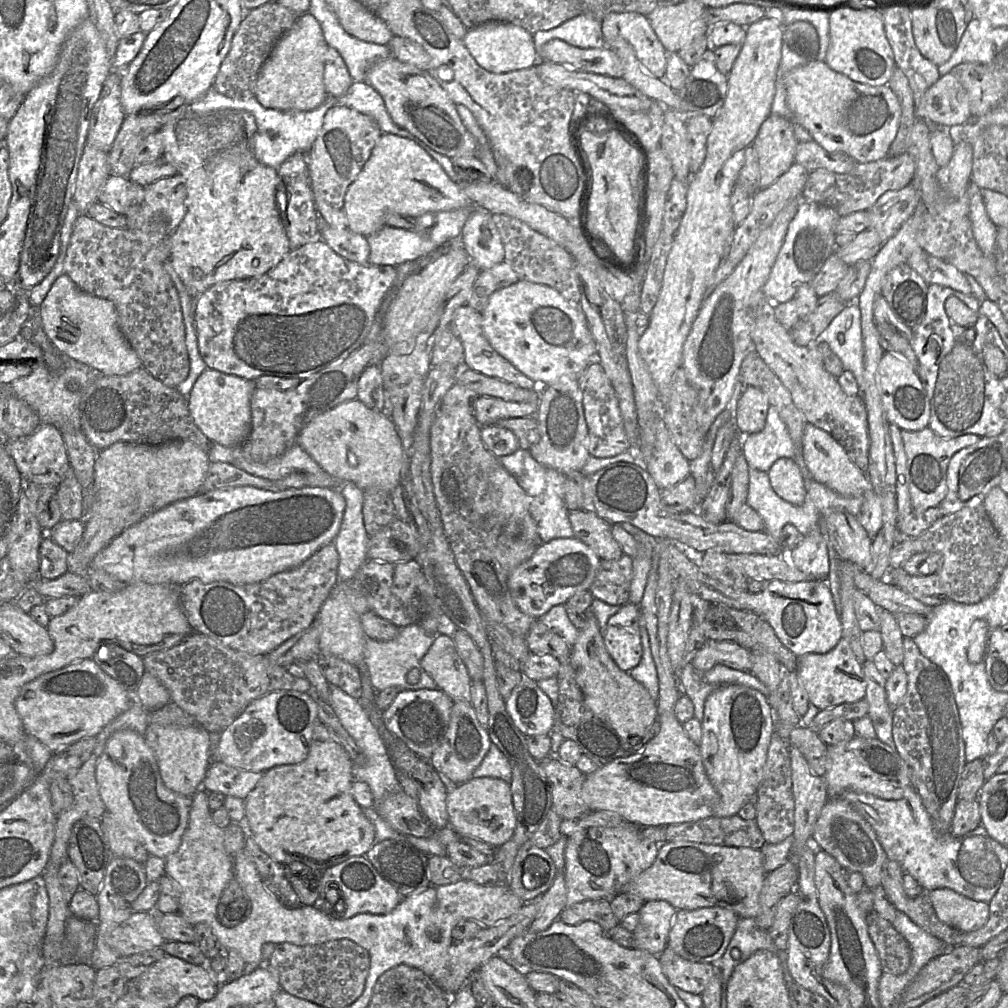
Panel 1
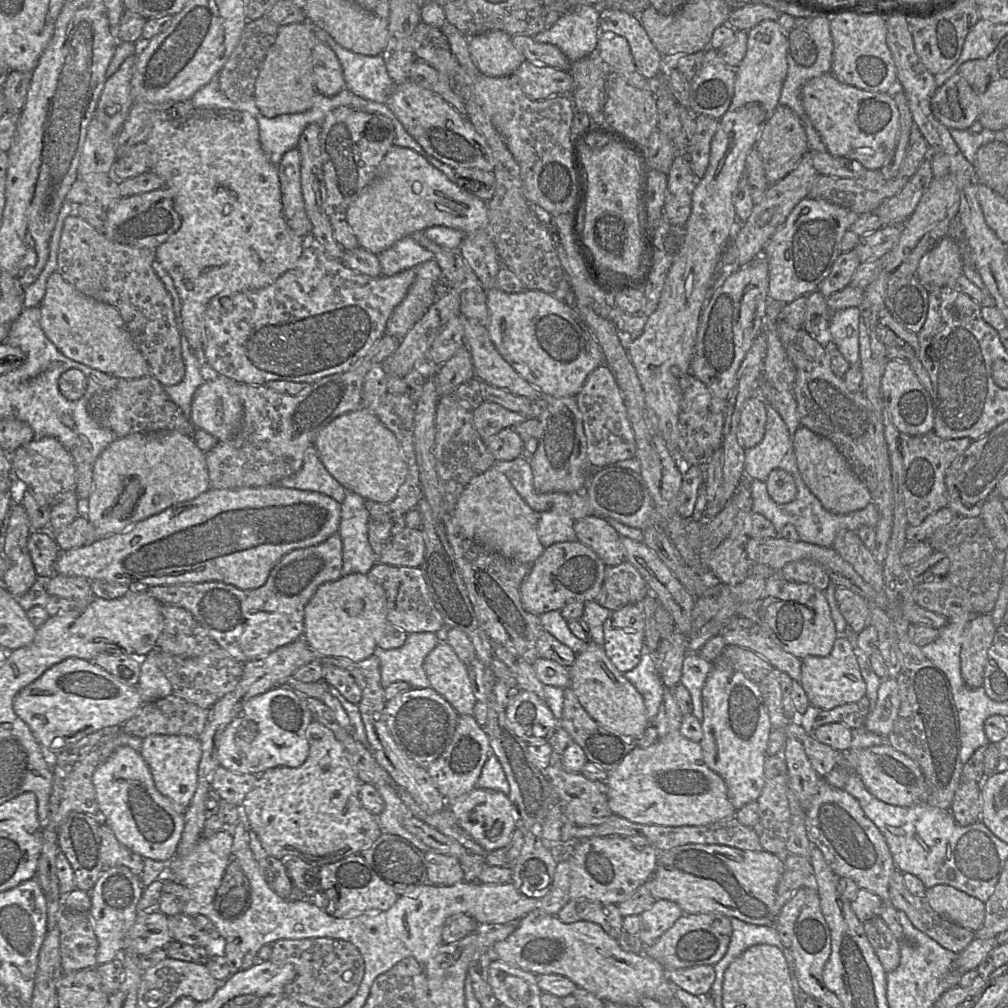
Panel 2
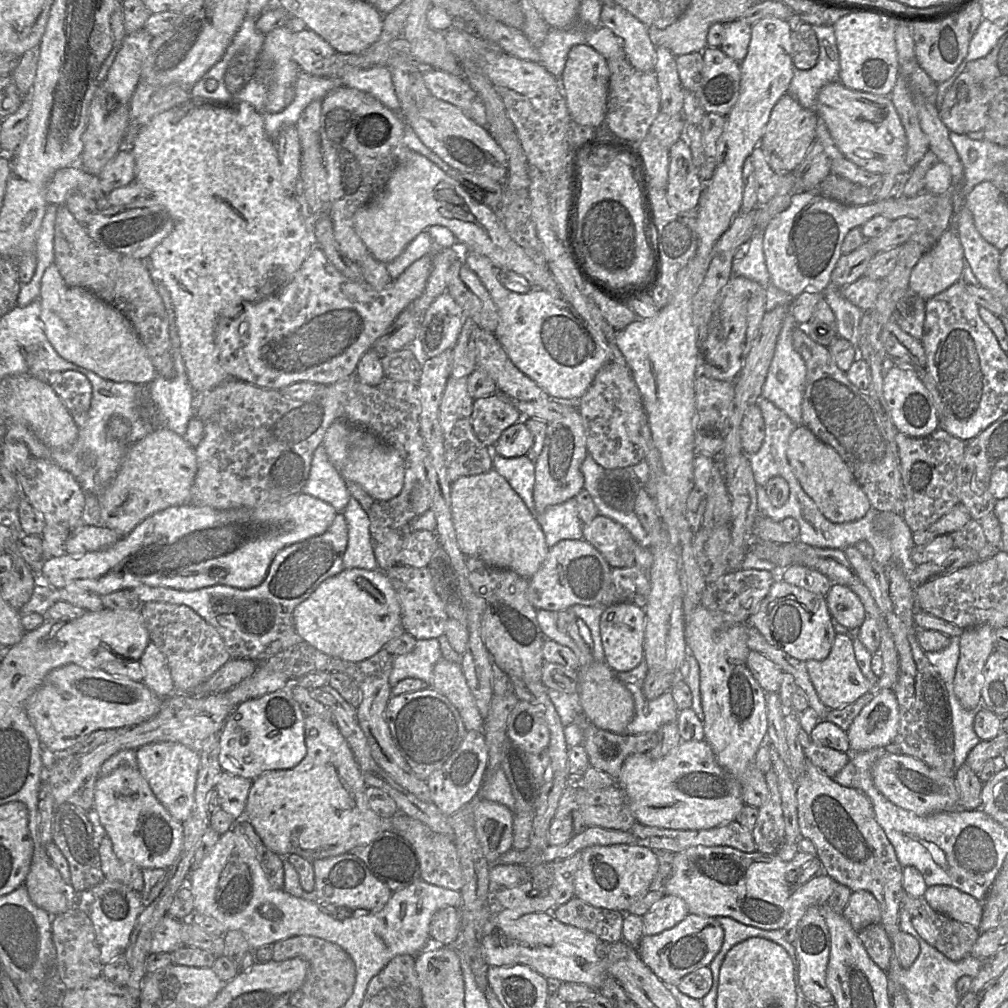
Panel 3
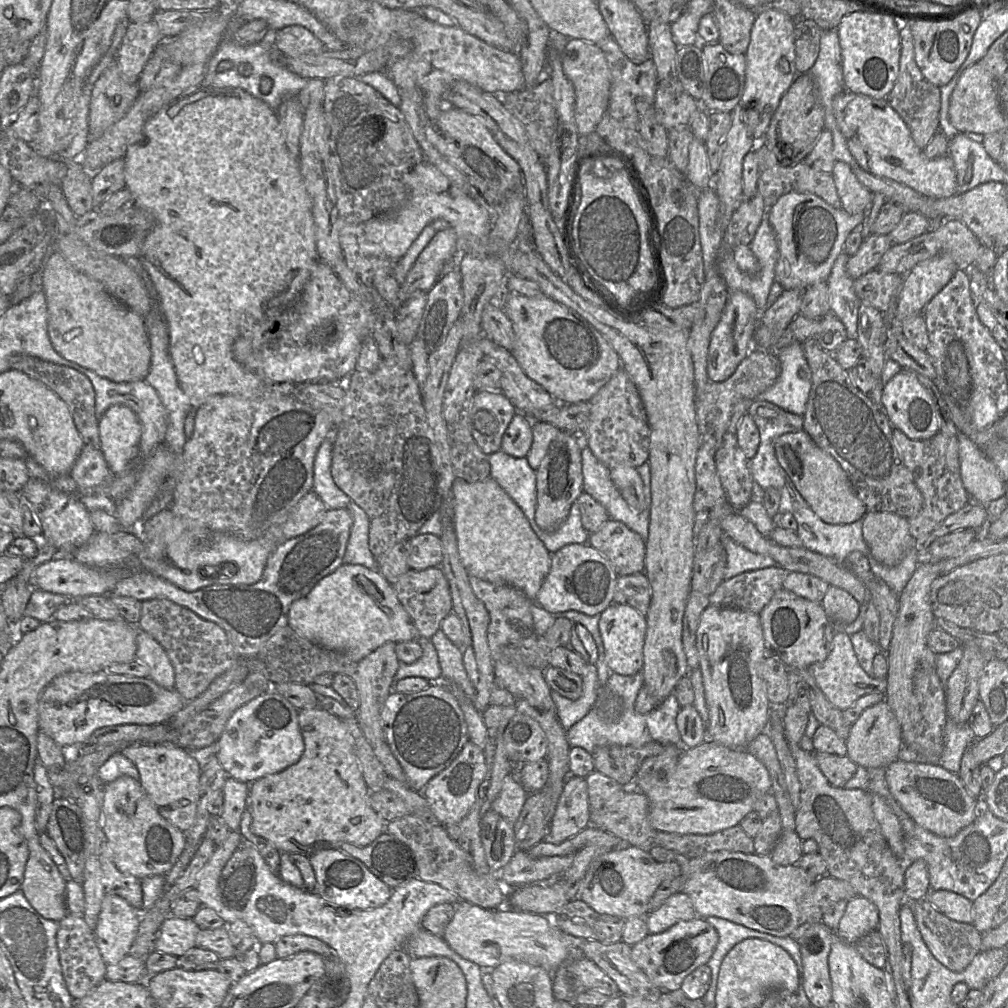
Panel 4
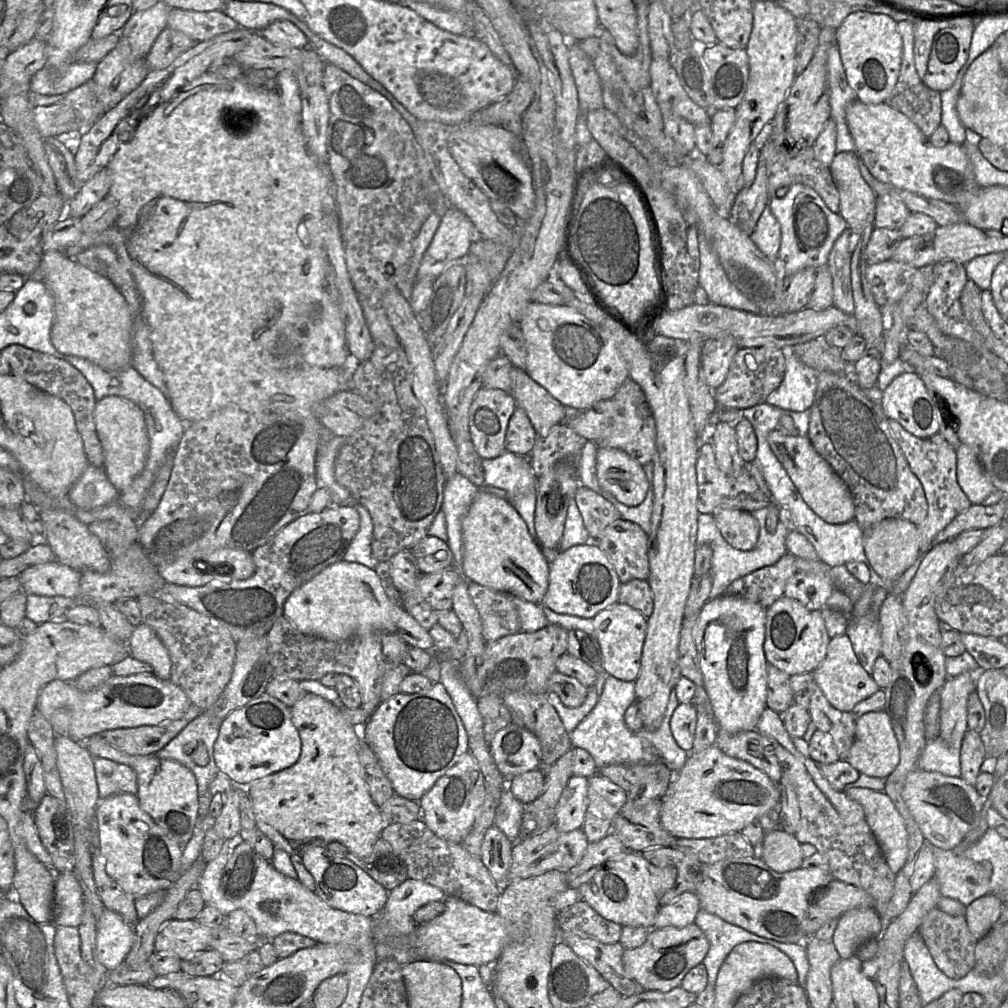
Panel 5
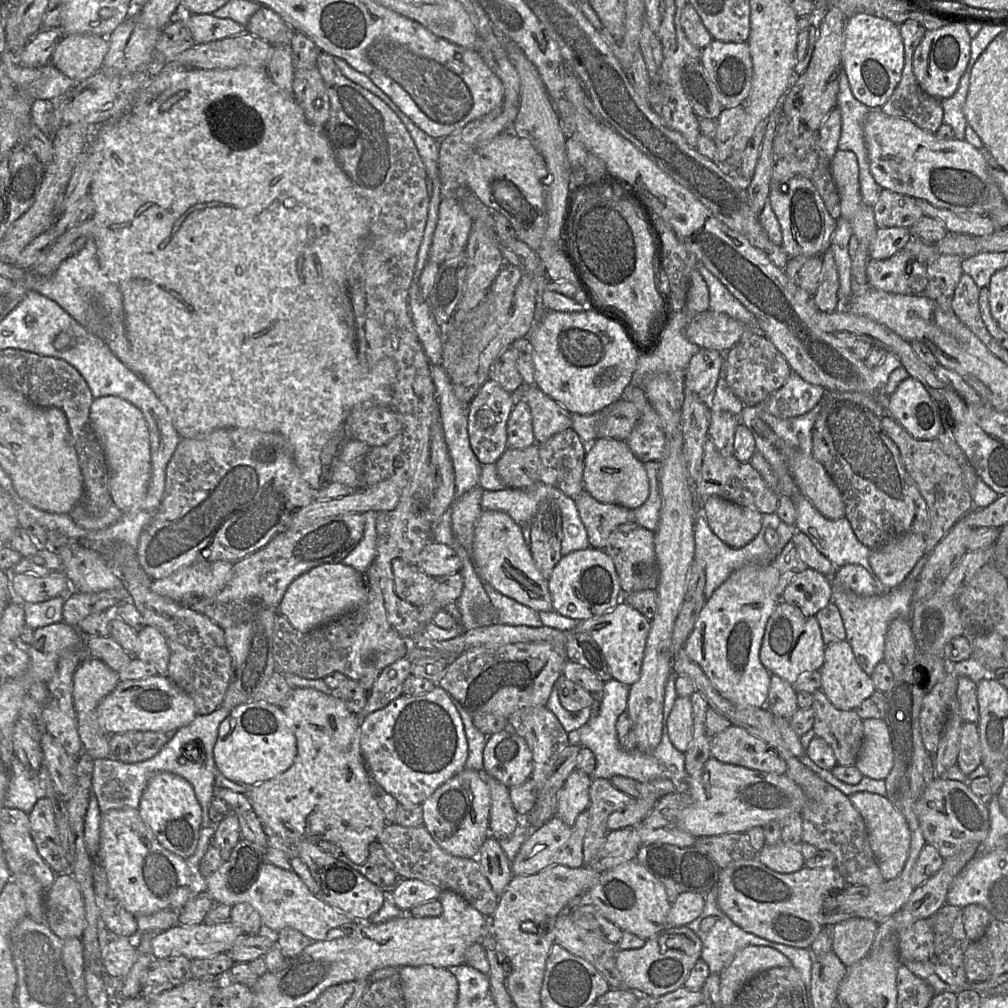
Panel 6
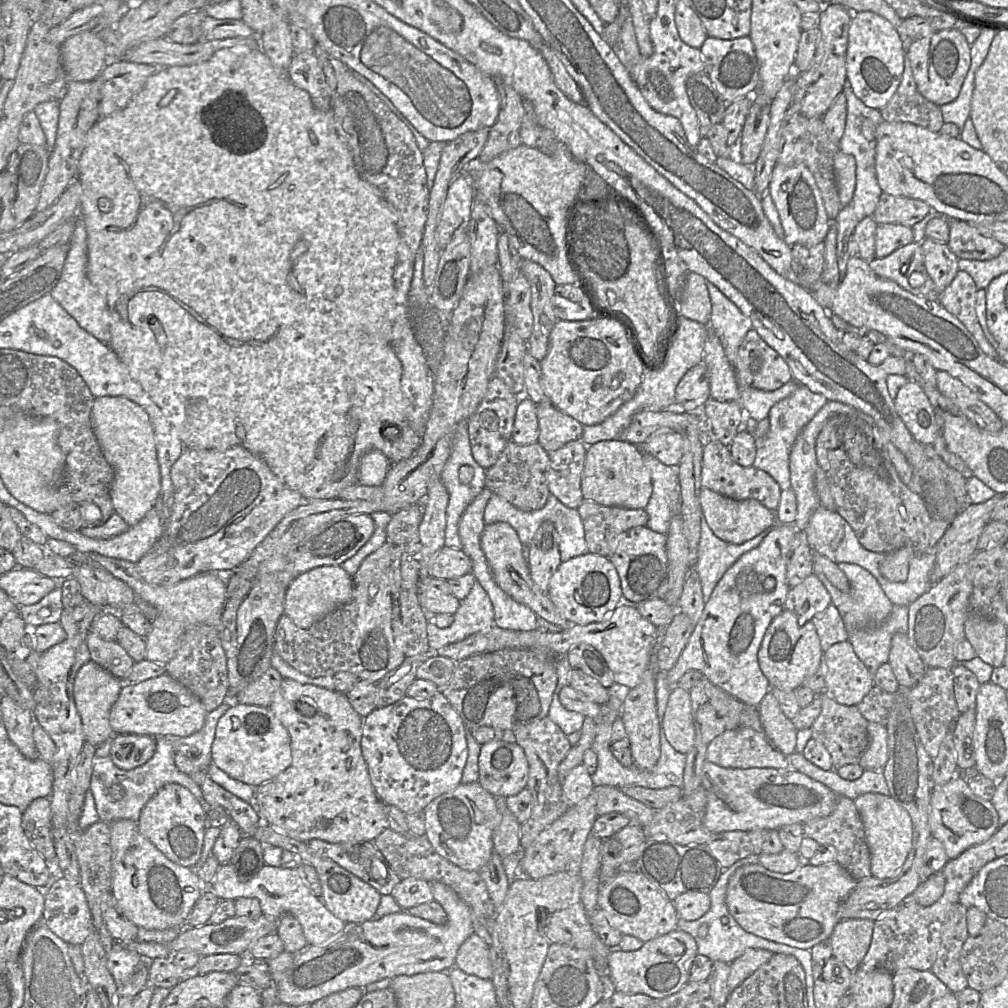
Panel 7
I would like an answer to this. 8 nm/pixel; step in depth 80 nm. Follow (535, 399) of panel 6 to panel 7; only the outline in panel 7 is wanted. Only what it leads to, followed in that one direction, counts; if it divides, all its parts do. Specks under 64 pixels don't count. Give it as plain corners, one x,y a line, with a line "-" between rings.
550,401
536,405
536,415
537,442
547,453
558,450
570,441
581,439
583,426
559,411

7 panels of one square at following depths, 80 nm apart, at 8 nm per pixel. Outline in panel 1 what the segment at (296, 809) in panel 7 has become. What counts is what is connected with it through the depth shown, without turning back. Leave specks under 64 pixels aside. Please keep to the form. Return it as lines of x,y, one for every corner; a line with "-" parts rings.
322,723
313,727
307,758
299,764
279,765
264,772
262,779
244,799
248,836
274,861
288,865
301,862
323,871
352,857
365,856
376,841
375,828
352,794
353,763
342,744

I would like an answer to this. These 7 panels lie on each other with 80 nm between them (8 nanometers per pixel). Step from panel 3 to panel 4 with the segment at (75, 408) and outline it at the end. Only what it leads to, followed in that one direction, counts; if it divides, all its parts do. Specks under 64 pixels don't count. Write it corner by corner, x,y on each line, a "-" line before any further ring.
13,355
9,361
11,369
21,371
31,378
41,381
55,392
68,406
84,444
95,448
100,447
98,418
95,414
95,392
91,382
84,374
71,367
44,361
29,355

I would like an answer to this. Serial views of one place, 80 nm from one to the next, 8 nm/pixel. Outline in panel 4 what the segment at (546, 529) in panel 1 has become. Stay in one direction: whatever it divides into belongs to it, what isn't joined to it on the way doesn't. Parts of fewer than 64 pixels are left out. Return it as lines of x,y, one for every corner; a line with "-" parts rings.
575,502
571,505
566,519
556,531
543,531
537,524
532,527
551,554
568,544
586,544
589,538
588,532
582,526
578,505

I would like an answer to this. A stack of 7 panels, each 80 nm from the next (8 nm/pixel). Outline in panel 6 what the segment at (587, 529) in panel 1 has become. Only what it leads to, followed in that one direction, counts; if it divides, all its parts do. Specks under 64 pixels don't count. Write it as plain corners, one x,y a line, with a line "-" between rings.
633,522
618,526
608,537
604,551
615,565
623,594
641,590
656,590
660,569
655,554
654,536
654,532

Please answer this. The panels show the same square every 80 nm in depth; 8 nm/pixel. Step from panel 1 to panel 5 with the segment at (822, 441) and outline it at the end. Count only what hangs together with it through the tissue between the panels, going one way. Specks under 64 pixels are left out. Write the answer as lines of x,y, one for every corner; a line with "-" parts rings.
771,431
767,436
767,441
804,501
821,519
830,524
854,520
855,505
849,488
815,450
808,437
786,436
778,431

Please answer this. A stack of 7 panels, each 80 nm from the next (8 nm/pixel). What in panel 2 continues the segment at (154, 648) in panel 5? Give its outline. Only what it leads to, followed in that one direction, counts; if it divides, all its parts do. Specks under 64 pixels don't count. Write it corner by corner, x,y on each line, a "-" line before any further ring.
153,649
145,656
141,664
137,686
144,704
174,694
171,683
157,666
157,656
160,653
159,649

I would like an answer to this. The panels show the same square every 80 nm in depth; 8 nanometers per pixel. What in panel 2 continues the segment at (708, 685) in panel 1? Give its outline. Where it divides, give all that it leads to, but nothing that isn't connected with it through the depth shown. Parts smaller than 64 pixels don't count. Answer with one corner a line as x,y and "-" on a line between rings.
688,652
683,662
680,683
690,692
693,701
692,714
700,722
704,718
702,690
712,667
713,662
706,661
699,653

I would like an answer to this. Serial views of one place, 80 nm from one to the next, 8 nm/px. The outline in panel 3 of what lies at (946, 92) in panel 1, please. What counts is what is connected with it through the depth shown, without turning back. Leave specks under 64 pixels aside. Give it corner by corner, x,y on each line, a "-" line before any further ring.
964,70
946,92
939,117
949,131
966,135
984,129
988,110
985,90

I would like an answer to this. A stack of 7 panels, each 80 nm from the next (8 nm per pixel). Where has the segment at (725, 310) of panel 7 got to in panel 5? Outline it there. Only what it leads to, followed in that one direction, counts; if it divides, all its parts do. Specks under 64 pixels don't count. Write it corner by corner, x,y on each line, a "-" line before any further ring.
698,232
698,243
699,243
699,284
704,288
707,293
708,300
710,303
726,306
729,308
753,313
760,314
756,304
750,301
744,296
728,279
719,259
710,243
710,241

